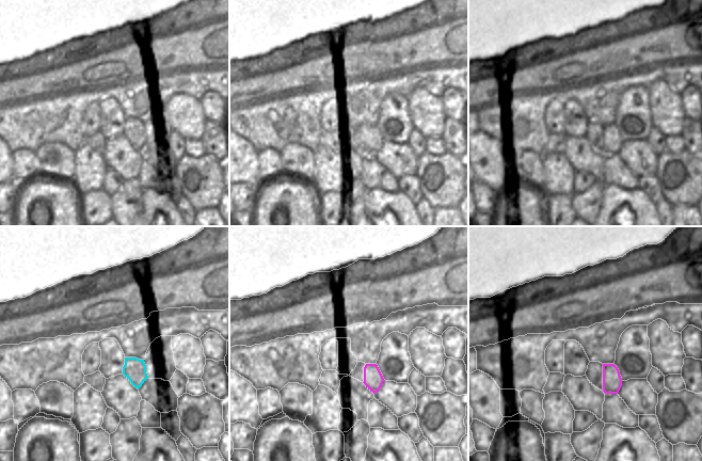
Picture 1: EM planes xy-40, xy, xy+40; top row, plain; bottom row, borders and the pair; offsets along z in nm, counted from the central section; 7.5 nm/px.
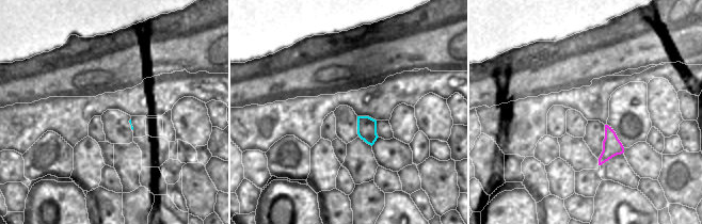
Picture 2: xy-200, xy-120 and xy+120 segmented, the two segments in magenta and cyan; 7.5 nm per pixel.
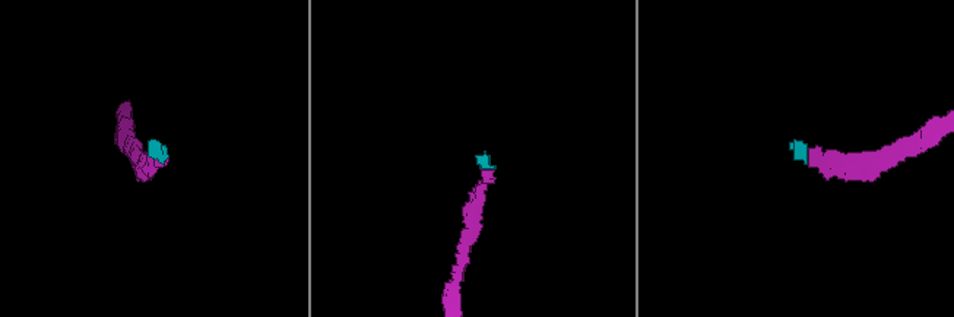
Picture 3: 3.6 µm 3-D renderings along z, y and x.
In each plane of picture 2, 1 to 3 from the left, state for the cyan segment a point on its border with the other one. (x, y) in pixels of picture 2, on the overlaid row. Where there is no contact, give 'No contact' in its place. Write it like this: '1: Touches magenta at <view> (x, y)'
1: No contact
2: No contact
3: No contact.

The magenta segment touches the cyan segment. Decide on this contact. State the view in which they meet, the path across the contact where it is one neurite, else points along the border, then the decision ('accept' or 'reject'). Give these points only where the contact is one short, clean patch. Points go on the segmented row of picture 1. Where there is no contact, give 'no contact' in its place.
no contact; reject

